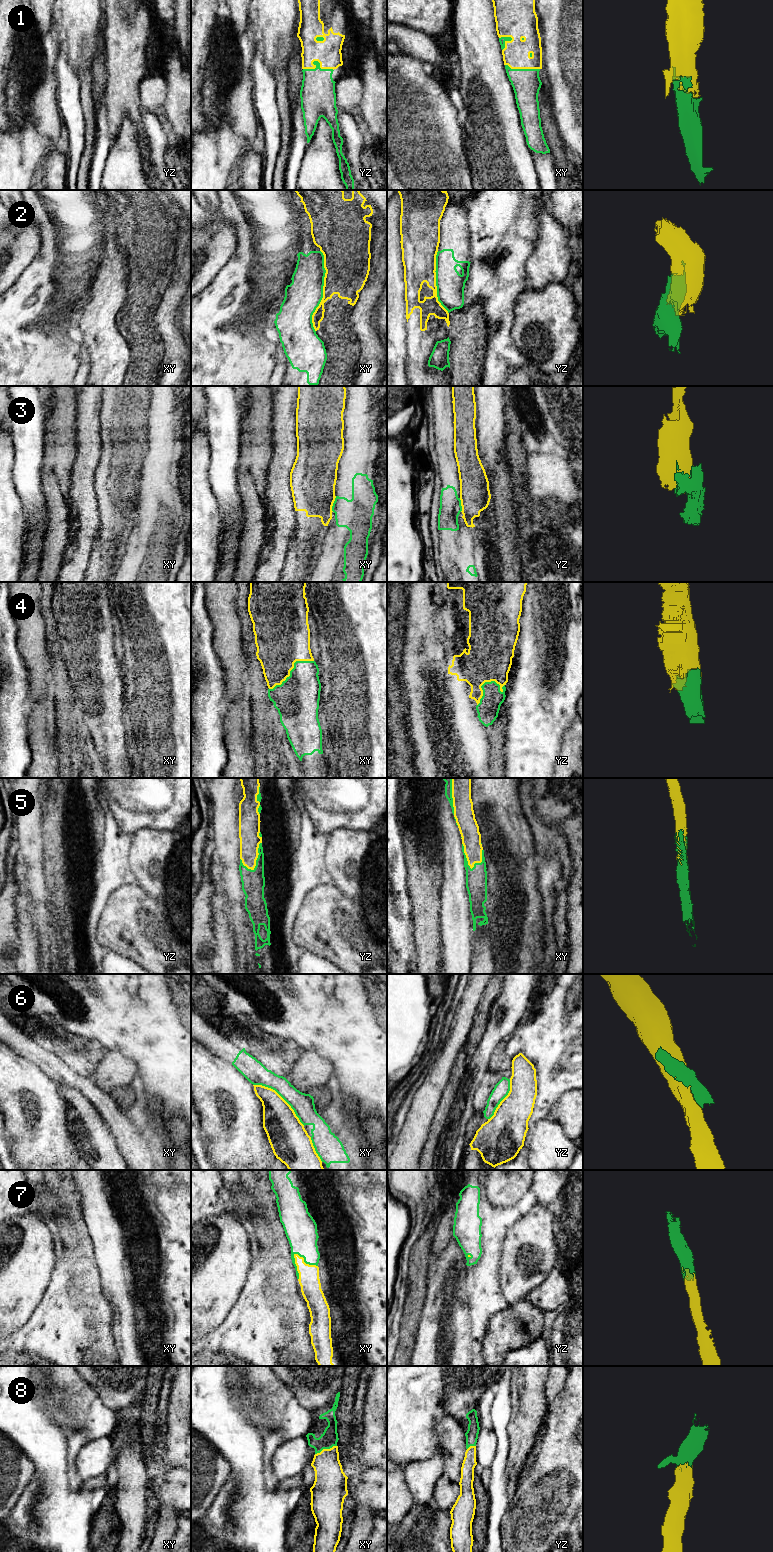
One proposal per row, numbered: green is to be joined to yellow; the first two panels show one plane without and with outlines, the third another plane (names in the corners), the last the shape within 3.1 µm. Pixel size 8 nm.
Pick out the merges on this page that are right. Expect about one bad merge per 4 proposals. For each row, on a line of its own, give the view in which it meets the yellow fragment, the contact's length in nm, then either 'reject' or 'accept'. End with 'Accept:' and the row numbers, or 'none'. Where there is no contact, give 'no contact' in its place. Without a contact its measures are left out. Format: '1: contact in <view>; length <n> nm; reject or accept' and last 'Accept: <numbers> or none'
1: contact in yz; length 240 nm; accept
2: contact in xy; length 650 nm; reject
3: contact in xy; length 130 nm; reject
4: contact in xy; length 420 nm; accept
5: contact in xy; length 220 nm; accept
6: contact in xy; length 550 nm; reject
7: contact in xy; length 220 nm; accept
8: contact in xy; length 190 nm; accept
Accept: 1, 4, 5, 7, 8

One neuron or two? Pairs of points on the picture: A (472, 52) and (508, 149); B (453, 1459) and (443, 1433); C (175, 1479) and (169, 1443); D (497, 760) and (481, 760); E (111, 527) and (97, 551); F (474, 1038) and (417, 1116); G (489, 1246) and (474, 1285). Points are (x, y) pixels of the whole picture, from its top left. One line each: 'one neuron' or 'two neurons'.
A: one neuron
B: one neuron
C: two neurons
D: two neurons
E: two neurons
F: two neurons
G: one neuron

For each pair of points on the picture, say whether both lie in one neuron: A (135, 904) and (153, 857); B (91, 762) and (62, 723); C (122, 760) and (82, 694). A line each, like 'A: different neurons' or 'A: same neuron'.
A: different neurons
B: different neurons
C: same neuron

